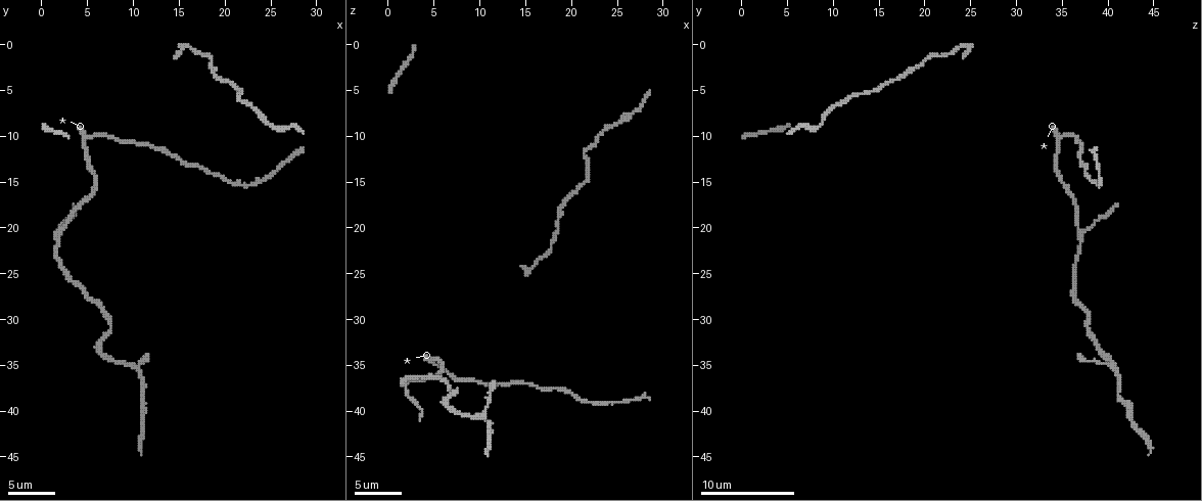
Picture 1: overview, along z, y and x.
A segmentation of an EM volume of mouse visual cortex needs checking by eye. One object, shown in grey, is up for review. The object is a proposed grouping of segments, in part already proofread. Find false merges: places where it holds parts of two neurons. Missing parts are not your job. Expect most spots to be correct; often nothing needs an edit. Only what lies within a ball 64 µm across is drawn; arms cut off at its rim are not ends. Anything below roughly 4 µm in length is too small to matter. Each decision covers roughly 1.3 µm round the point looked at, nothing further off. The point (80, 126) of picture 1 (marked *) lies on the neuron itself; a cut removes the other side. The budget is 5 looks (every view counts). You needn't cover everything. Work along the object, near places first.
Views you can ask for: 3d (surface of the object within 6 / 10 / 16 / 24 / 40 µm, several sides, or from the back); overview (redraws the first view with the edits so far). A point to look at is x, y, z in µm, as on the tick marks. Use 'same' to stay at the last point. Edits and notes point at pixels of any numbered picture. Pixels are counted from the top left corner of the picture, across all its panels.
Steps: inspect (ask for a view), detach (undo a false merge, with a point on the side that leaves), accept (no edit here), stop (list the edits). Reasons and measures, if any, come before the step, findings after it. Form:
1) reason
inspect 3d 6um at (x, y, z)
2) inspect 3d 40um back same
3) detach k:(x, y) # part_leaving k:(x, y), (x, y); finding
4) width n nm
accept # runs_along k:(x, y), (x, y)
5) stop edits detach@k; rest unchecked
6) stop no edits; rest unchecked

sudden change in width
inspect 3d 10um at (6.6, 32.6, 38.8)

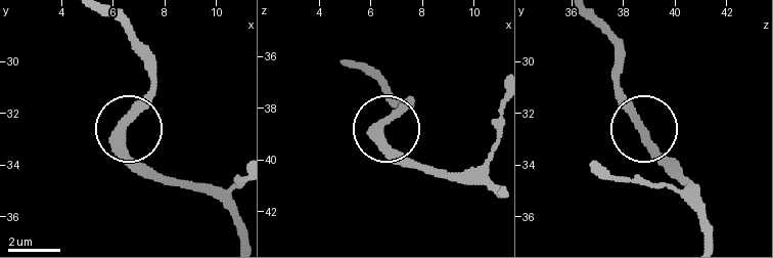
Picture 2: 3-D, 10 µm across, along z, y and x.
inspect 3d 10um back at (6.4, 32.5, 38.7)

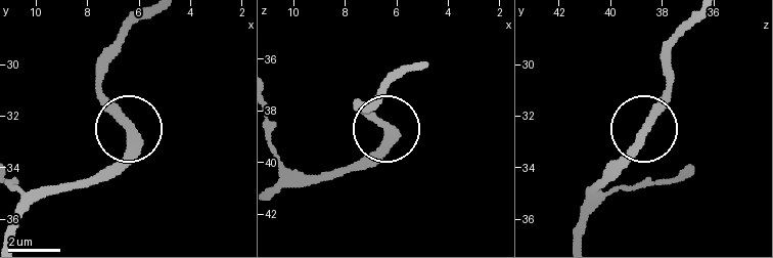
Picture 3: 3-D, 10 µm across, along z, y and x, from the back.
accept # runs_along 3:(700, 16), (670, 49), (666, 102), (604, 173); one neuron here

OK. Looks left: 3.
a narrow waist
inspect 3d 10um at (25.0, 8.8, 8.8)

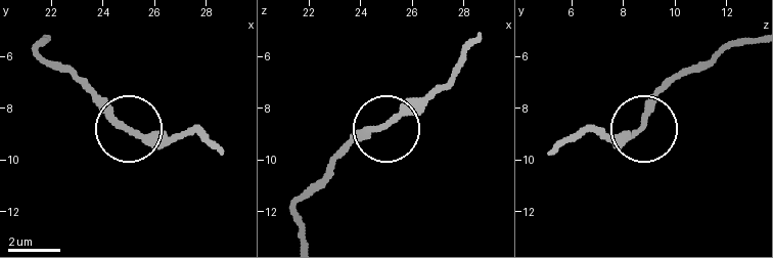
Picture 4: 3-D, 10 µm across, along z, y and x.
width 230 nm
accept # all the same neuron

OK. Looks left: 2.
inspect 3d 10um at (21.8, 6.0, 11.6)

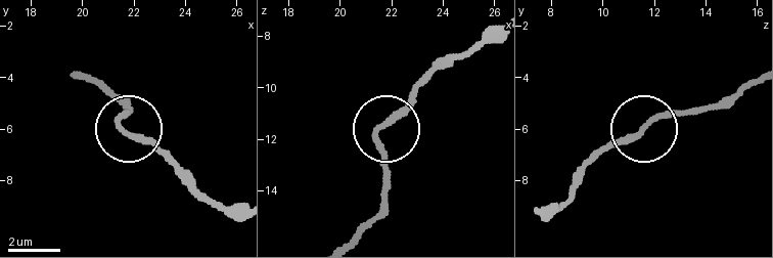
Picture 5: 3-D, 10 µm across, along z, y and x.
inspect 3d 10um back at (21.5, 6.1, 11.6)

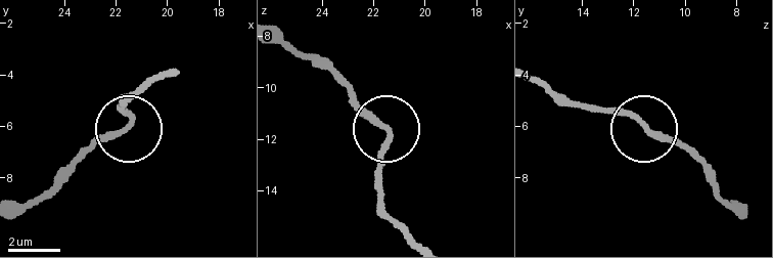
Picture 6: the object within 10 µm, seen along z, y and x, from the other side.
side_arm 11 um
accept # one neuron here

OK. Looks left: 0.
stop no edits; rest unchecked

